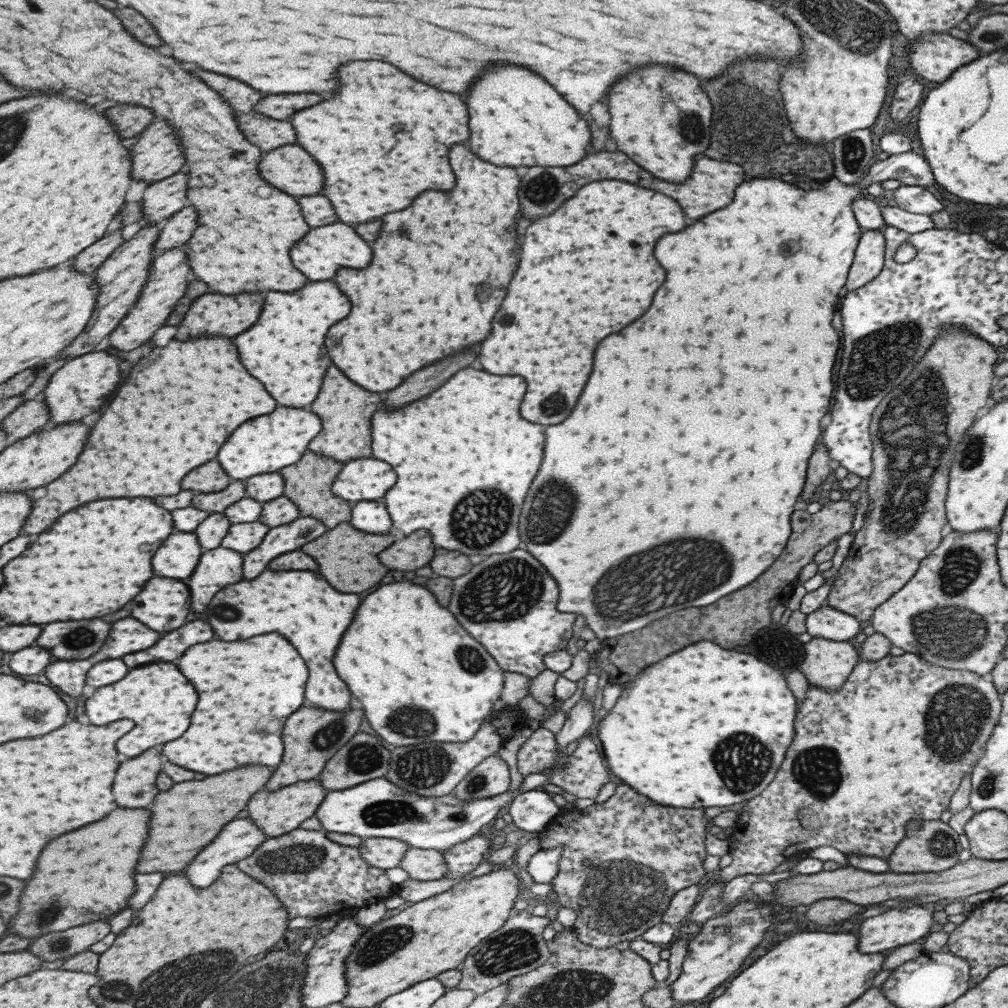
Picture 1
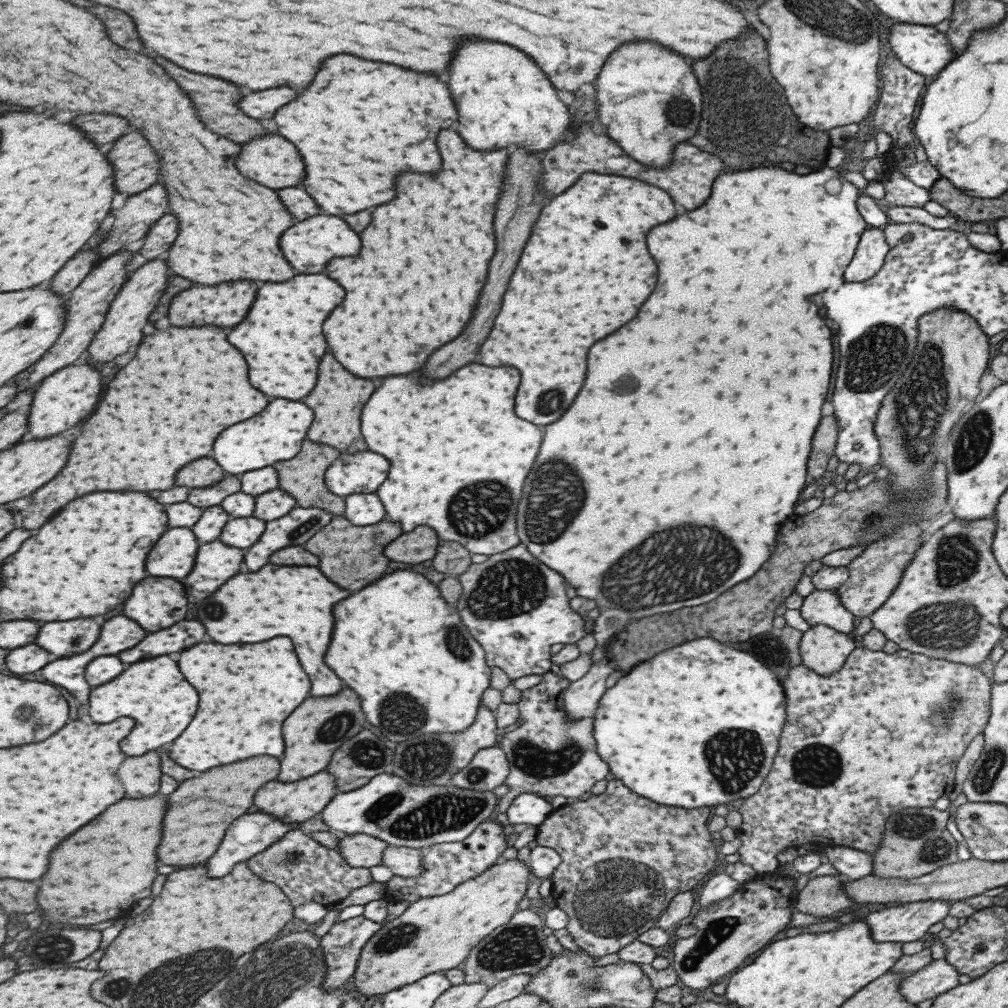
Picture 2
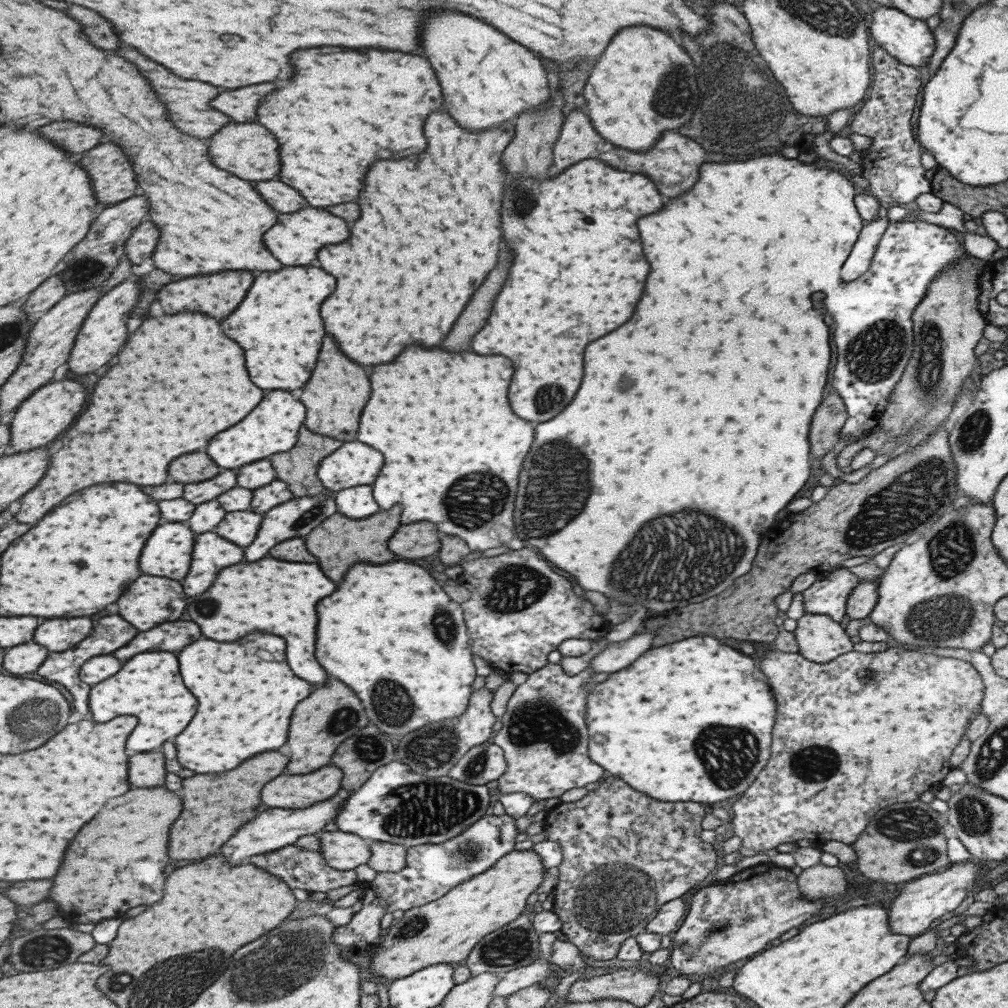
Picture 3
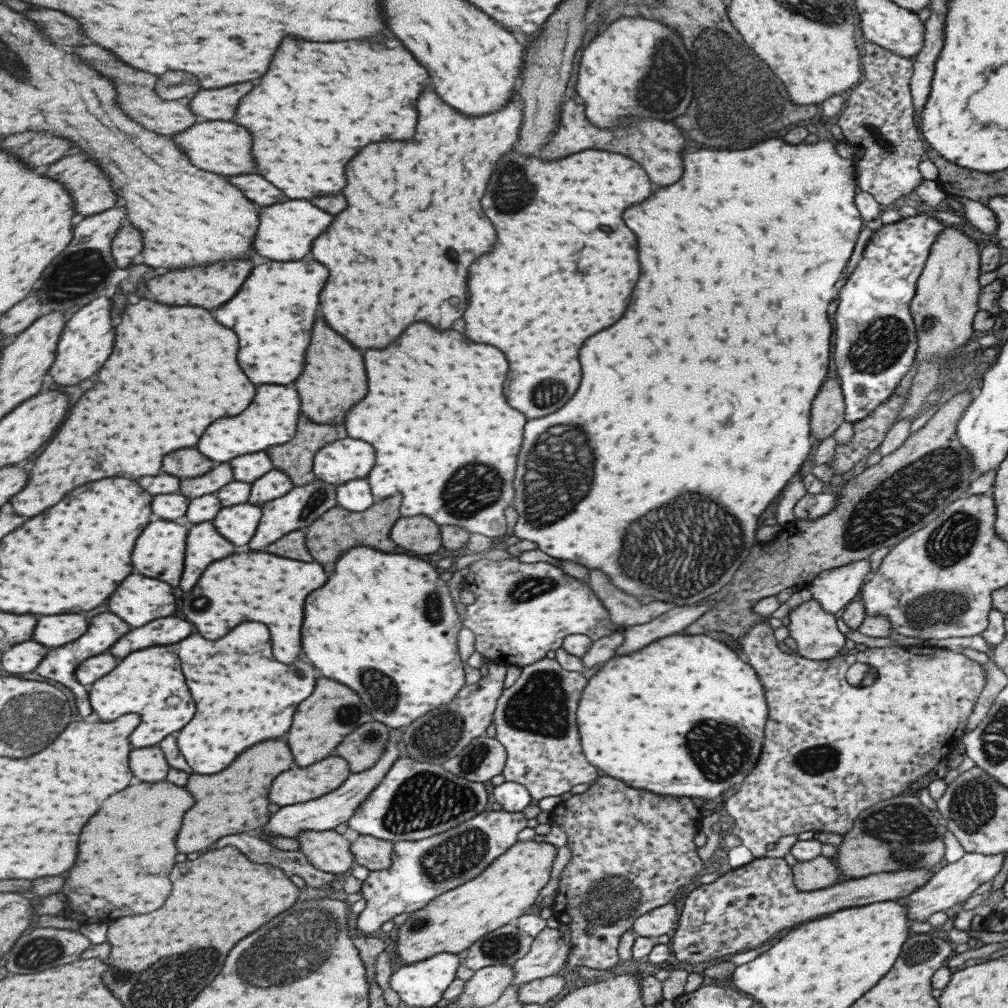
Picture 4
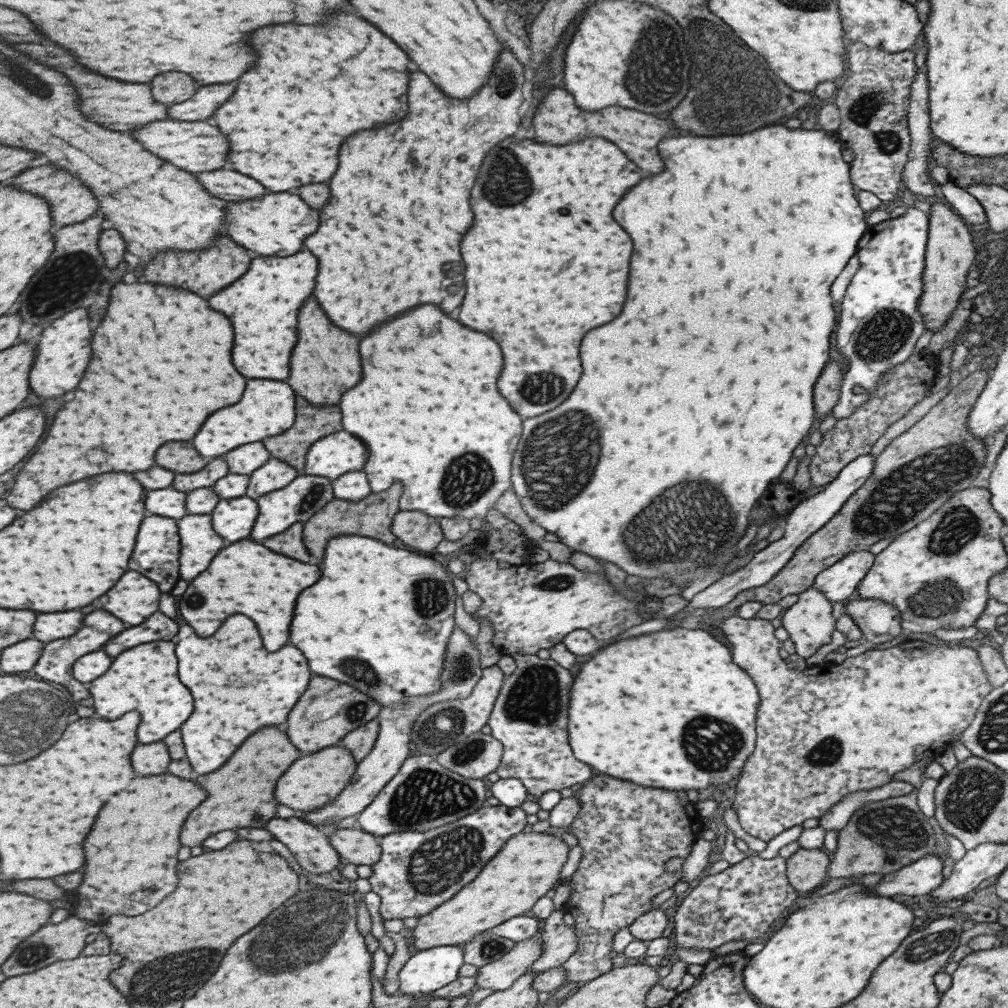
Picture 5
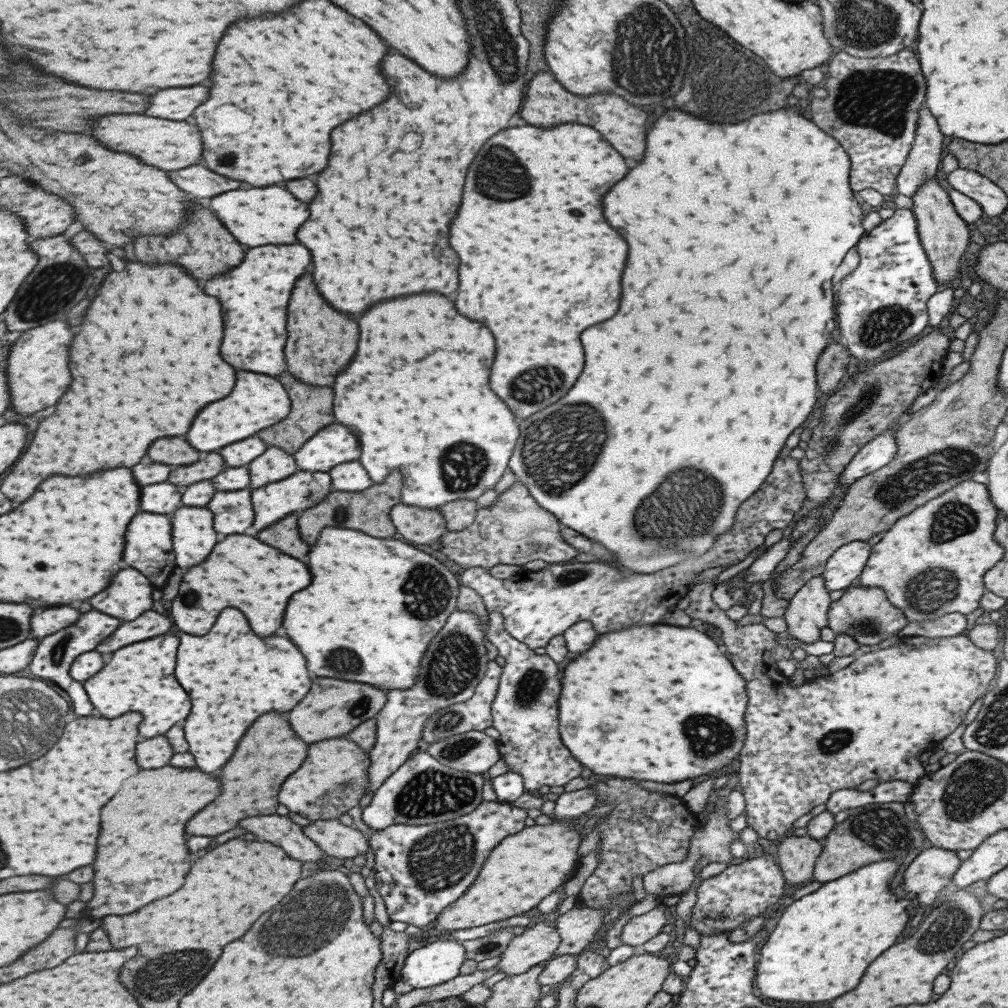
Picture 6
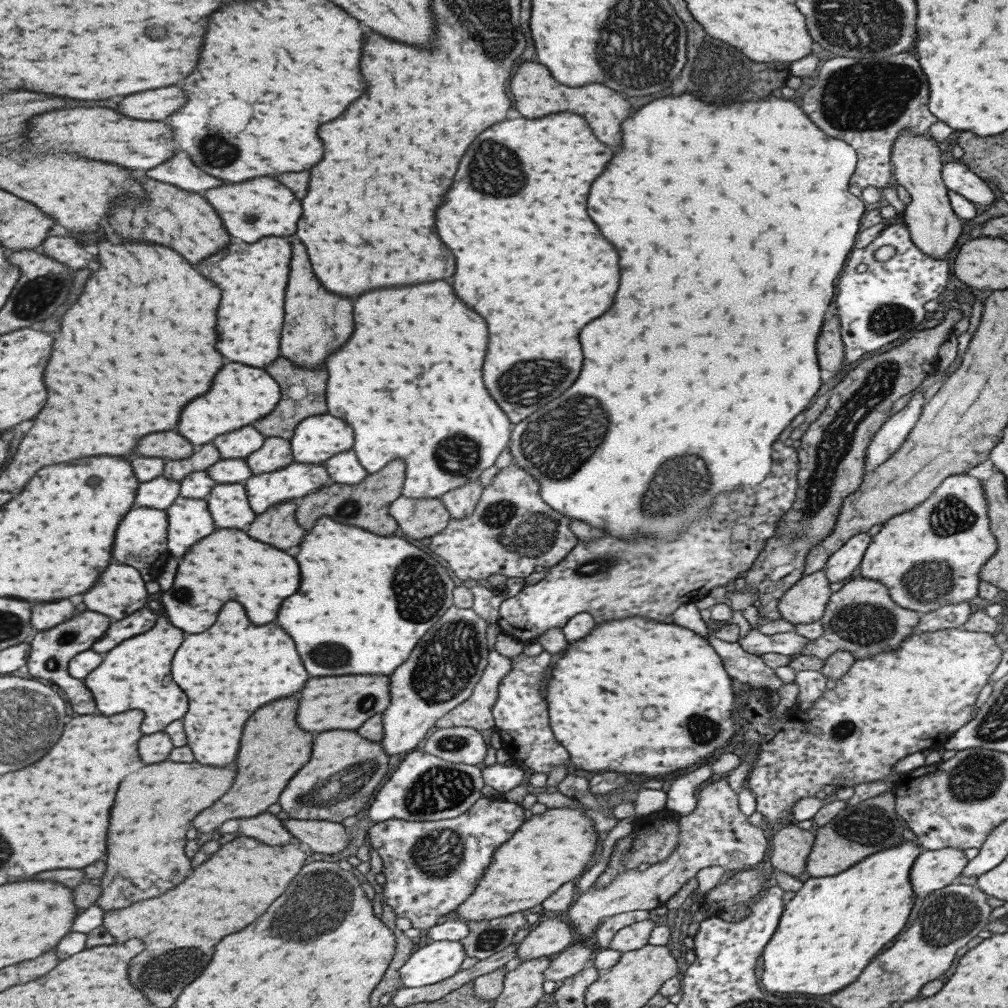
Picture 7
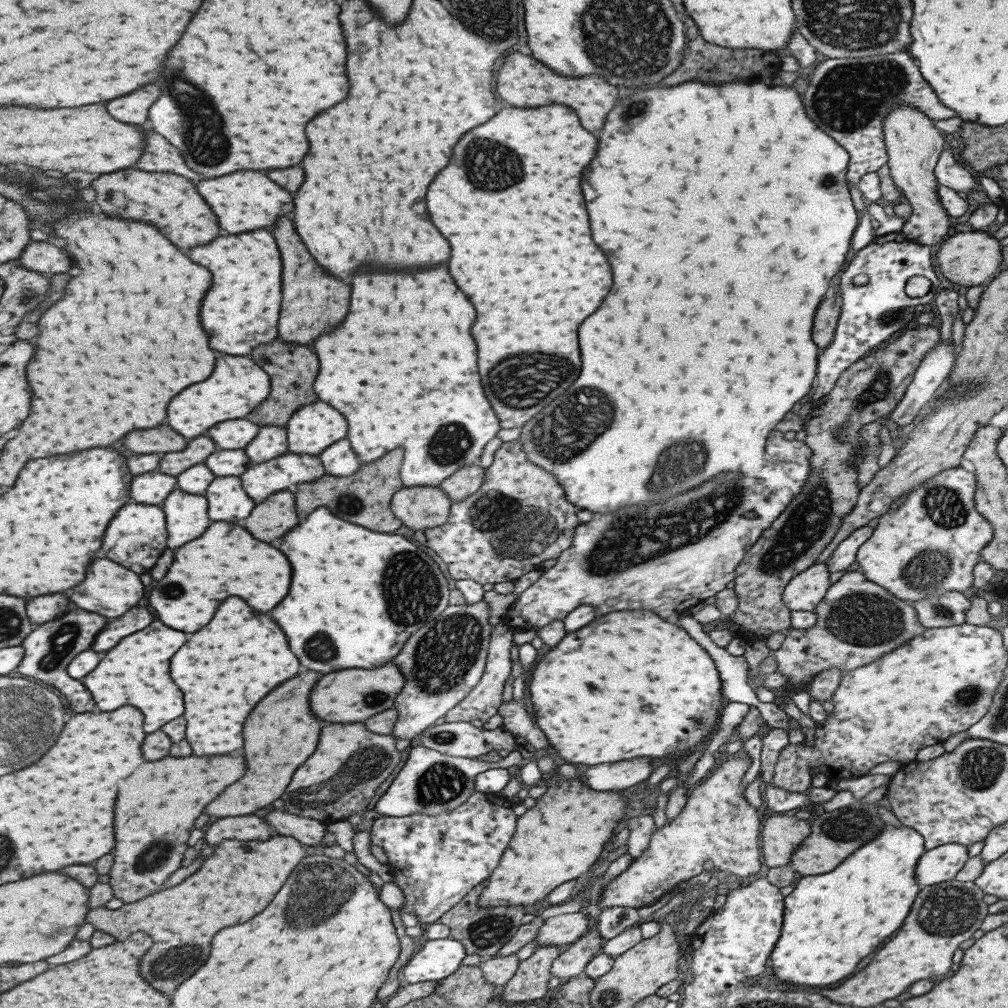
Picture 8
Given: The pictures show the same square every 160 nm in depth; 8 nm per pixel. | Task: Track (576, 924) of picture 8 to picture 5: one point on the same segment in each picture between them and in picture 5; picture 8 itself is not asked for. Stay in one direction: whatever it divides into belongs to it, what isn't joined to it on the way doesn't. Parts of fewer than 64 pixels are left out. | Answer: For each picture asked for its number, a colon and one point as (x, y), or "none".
5: (498, 975)
6: (536, 944)
7: (548, 938)

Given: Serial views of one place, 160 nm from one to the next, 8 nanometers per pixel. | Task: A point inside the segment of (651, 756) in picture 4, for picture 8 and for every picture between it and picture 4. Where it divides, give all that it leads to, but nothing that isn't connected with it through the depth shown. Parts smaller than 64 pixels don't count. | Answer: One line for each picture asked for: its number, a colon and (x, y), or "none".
5: (640, 708)
6: (642, 703)
7: (660, 677)
8: (628, 684)

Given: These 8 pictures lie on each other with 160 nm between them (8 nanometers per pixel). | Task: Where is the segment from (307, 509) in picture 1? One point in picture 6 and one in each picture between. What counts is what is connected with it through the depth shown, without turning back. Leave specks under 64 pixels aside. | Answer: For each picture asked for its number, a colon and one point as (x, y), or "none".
2: (302, 477)
3: (296, 467)
4: (294, 458)
5: (310, 423)
6: (310, 407)

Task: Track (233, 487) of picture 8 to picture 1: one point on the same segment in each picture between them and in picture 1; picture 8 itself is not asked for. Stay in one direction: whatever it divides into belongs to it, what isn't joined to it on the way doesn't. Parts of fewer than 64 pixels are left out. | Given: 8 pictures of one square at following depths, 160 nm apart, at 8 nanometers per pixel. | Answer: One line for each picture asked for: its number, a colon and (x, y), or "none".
1: (241, 537)
2: (241, 532)
3: (240, 526)
4: (235, 523)
5: (232, 518)
6: (232, 510)
7: (228, 505)

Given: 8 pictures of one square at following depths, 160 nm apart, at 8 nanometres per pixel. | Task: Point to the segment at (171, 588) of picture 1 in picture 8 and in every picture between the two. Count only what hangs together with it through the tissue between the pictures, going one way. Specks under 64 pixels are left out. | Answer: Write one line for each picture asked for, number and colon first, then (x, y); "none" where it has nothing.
2: (155, 603)
3: (148, 601)
4: (138, 600)
5: (132, 599)
6: (129, 594)
7: (119, 591)
8: (109, 589)

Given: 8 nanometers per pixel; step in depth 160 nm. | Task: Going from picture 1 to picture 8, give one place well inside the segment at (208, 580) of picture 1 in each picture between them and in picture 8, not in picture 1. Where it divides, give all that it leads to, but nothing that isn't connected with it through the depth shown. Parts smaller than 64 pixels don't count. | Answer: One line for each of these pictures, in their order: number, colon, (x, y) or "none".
2: (215, 562)
3: (210, 553)
4: (203, 544)
5: (199, 543)
6: (192, 536)
7: (188, 520)
8: (185, 515)

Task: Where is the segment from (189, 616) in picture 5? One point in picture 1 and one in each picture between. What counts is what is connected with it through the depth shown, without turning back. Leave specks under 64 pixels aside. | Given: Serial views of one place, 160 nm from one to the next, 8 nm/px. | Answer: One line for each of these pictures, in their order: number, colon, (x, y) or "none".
1: (301, 606)
2: (295, 602)
3: (274, 597)
4: (256, 586)

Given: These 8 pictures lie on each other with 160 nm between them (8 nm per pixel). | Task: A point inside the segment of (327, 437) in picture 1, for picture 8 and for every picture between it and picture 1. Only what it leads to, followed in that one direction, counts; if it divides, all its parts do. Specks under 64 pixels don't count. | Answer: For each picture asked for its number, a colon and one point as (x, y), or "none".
2: (337, 399)
3: (337, 389)
4: (332, 381)
5: (318, 340)
6: (316, 333)
7: (316, 322)
8: (313, 302)

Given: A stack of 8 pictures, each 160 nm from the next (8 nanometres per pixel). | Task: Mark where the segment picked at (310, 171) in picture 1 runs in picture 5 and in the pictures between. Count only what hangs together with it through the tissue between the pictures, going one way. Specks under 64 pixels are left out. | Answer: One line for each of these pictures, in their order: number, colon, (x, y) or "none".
2: (270, 161)
3: (247, 150)
4: (219, 147)
5: (193, 146)

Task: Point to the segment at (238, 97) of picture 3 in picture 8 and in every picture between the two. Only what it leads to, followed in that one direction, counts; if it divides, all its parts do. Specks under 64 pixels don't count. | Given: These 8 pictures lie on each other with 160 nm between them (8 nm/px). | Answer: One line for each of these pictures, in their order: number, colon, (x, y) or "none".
4: (218, 104)
5: (200, 106)
6: (177, 104)
7: (155, 105)
8: (132, 108)

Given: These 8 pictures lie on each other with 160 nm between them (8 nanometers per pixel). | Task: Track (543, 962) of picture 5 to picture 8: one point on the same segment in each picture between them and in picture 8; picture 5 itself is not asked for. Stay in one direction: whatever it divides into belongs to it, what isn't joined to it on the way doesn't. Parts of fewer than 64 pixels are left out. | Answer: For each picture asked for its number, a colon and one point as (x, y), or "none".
6: (577, 927)
7: (715, 833)
8: (717, 823)

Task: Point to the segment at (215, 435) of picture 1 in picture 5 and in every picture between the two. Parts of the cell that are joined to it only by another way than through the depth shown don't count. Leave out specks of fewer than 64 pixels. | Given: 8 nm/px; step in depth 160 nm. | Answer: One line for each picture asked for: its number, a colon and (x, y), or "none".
2: (188, 374)
3: (132, 437)
4: (122, 426)
5: (159, 366)

